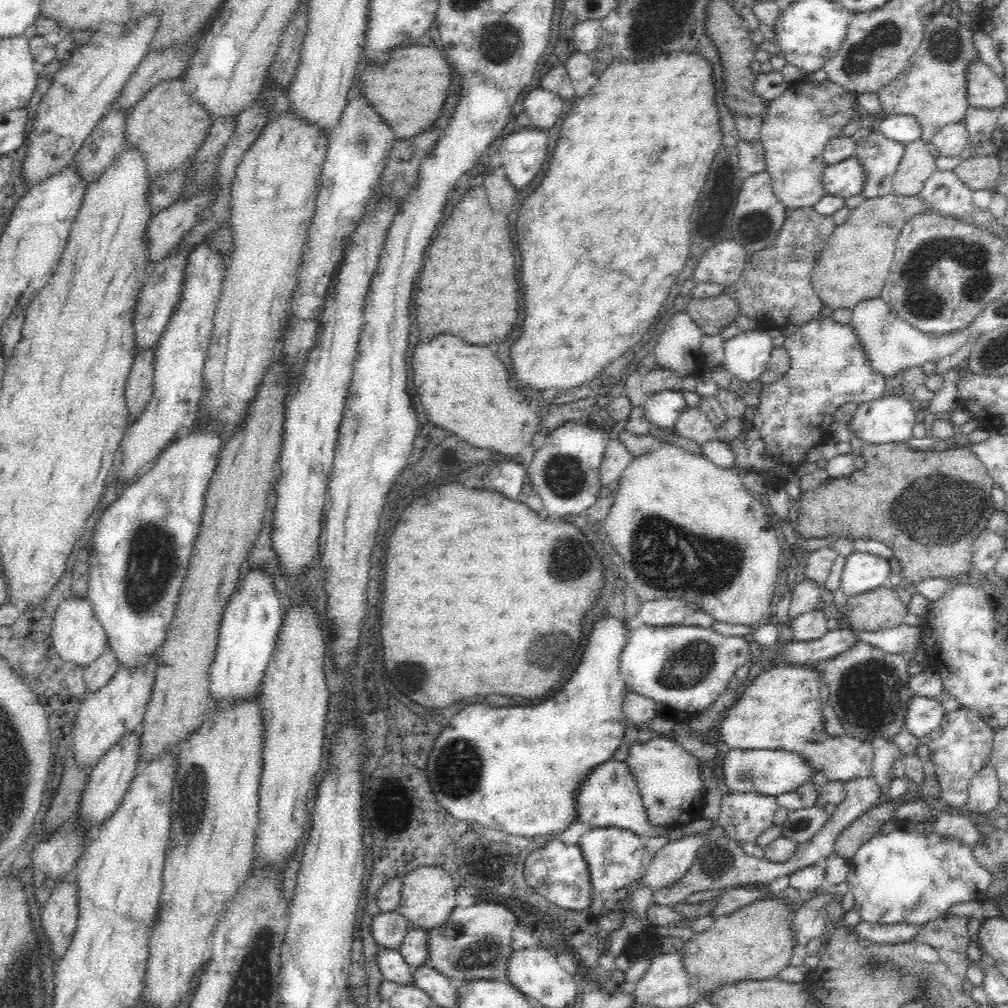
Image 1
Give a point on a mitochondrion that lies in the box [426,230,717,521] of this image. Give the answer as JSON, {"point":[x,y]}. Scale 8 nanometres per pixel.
{"point":[564,477]}

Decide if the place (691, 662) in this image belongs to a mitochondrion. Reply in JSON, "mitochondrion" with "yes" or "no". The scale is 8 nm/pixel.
{"mitochondrion":"yes"}

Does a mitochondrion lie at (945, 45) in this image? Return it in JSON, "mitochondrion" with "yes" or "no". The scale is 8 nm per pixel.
{"mitochondrion":"yes"}

